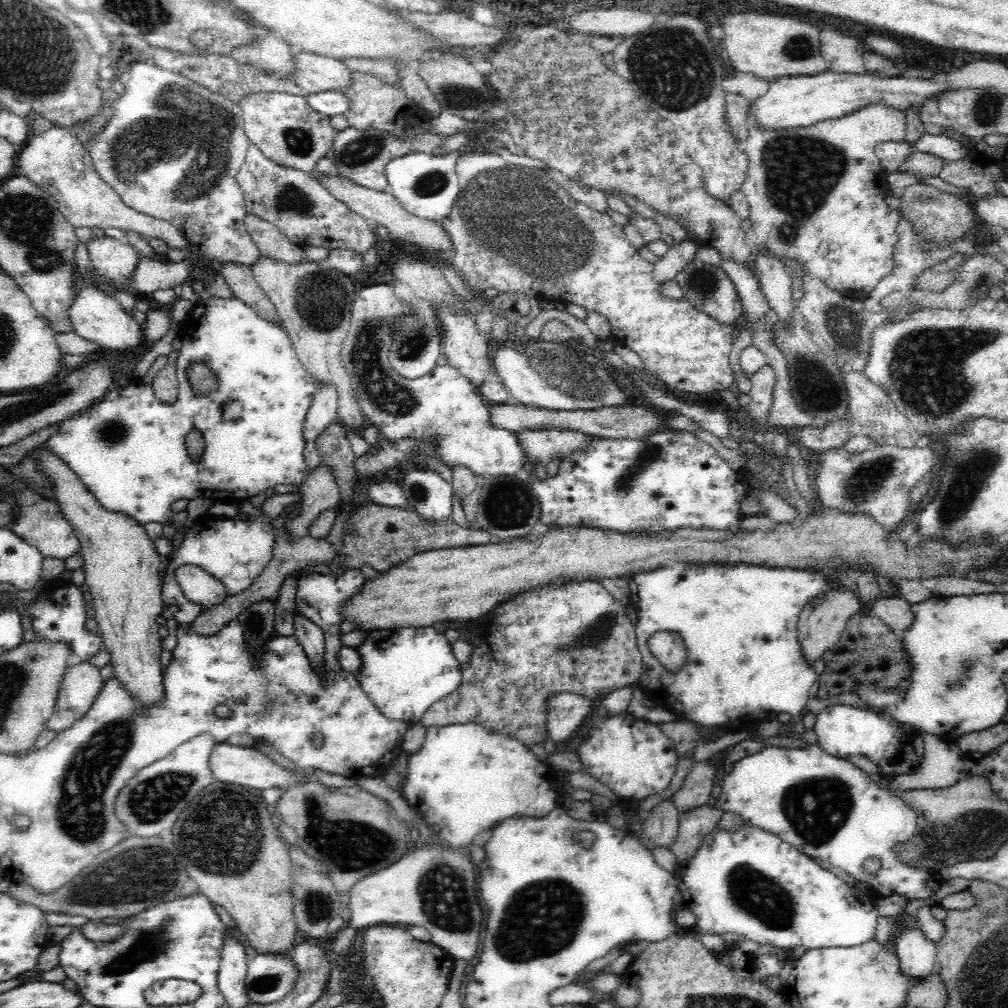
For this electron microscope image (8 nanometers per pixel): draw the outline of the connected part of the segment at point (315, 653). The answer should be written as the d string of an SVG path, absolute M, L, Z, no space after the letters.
M296 612L293 635L296 640L299 640L314 668L320 669L325 661L325 636L322 628L312 622L312 620L306 619L304 615Z

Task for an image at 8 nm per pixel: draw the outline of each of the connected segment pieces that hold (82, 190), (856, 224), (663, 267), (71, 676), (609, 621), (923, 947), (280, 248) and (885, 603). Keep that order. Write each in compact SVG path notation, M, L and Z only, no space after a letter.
M51 127L40 134L33 135L26 146L17 152L17 163L28 180L35 185L44 184L58 190L58 209L75 228L120 228L124 231L137 232L146 239L164 240L168 248L184 249L188 257L202 257L196 249L183 238L179 228L171 221L136 212L120 199L119 193L103 180L92 163L91 153L86 145L79 141L65 128Z
M882 103L872 104L865 110L852 112L851 115L843 116L839 119L825 120L809 127L794 127L785 129L767 129L760 125L754 117L749 118L749 128L747 141L744 144L744 152L748 155L747 178L741 186L749 204L749 219L756 232L757 243L765 245L776 257L791 259L803 268L805 274L811 275L814 279L820 279L823 284L834 291L841 292L853 298L864 298L880 282L884 276L892 274L895 270L895 246L899 235L896 226L899 224L899 214L894 209L890 209L884 198L889 194L889 185L886 181L886 172L880 164L880 159L875 155L876 144L884 141L904 141L905 124L907 116L901 112L896 112L893 108L885 107Z
M692 238L682 240L676 246L670 246L667 253L653 264L653 279L658 283L672 280L687 262L695 259L698 245Z
M87 660L68 667L47 729L59 733L70 728L88 712L104 684L100 671L94 669Z
M582 581L571 582L566 584L558 584L558 586L544 586L540 588L532 588L520 596L515 596L505 603L497 605L492 610L492 624L486 626L486 632L482 634L482 638L478 638L478 648L472 650L472 656L466 664L460 664L461 682L451 693L441 697L428 708L428 710L420 718L420 723L424 727L445 727L451 724L468 724L476 723L481 727L487 728L493 734L505 735L507 738L516 739L518 743L525 746L525 750L530 750L534 744L542 744L548 738L548 719L550 718L550 698L554 694L562 694L562 692L571 692L578 696L589 699L602 699L610 695L611 692L636 684L641 679L641 665L643 664L641 652L637 645L637 636L635 634L635 625L632 625L628 614L626 614L626 606L620 601L614 599L606 588L602 587L599 581Z
M917 927L903 932L895 945L900 972L909 978L924 978L937 968L936 946L929 943Z
M247 213L244 224L248 235L252 237L252 241L264 258L273 258L286 264L300 264L307 261L304 258L304 248L287 240L279 228L267 220Z
M882 597L869 603L867 611L882 619L894 631L902 633L914 624L910 603L900 597Z

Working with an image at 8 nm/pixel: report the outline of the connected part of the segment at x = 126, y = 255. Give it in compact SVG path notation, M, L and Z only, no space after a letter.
M95 236L86 246L91 260L90 268L96 269L107 282L130 290L130 282L140 257L137 250L124 239L117 240L105 236Z

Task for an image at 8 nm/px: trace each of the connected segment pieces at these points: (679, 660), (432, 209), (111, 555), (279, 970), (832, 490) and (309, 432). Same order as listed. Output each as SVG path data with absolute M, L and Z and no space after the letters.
M659 632L648 639L651 654L668 669L676 670L684 664L684 644L680 644L680 635Z
M410 153L391 160L385 166L388 190L409 212L426 220L442 221L450 214L459 193L459 178L455 173L456 154L441 157L428 153Z
M40 455L43 472L51 478L51 485L56 492L54 501L58 503L60 511L67 517L68 523L79 538L80 556L84 559L85 583L88 584L88 595L93 602L94 618L98 622L98 632L101 643L106 652L110 653L109 663L112 665L114 677L121 690L126 690L133 699L133 706L137 710L150 710L152 706L164 700L163 667L160 663L162 645L158 635L156 618L164 610L161 599L160 556L155 548L155 542L149 540L143 525L134 522L128 516L116 515L106 511L96 498L80 481L80 478L59 459L52 455Z
M258 955L249 961L245 976L245 994L254 1004L280 1000L293 987L297 976L292 956Z
M888 445L872 447L871 450L860 452L859 455L849 455L848 452L837 449L813 455L813 459L816 460L814 474L818 474L814 482L816 498L831 509L870 514L870 516L876 516L876 520L880 520L880 524L888 524L888 528L896 528L898 524L908 520L912 515L910 512L914 510L914 506L909 502L909 492L910 488L914 486L914 481L918 479L916 474L924 476L929 473L938 459L938 450L934 452L934 446L932 448L908 446L908 450L900 450L900 452L902 454L898 460L890 460L890 446Z
M331 384L327 387L319 386L314 394L314 400L310 404L310 410L306 414L302 424L302 437L304 441L316 441L318 436L337 419L337 391Z

